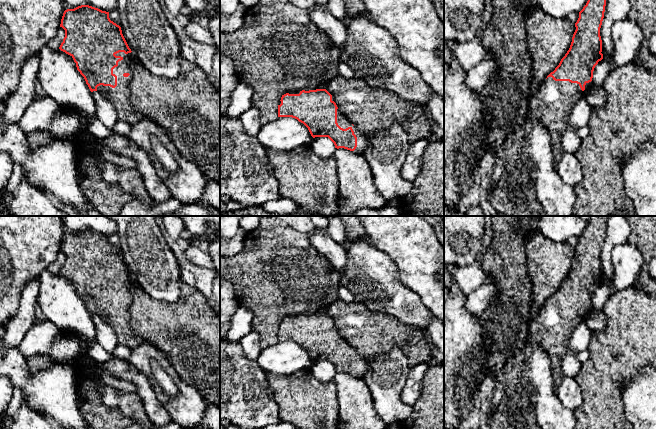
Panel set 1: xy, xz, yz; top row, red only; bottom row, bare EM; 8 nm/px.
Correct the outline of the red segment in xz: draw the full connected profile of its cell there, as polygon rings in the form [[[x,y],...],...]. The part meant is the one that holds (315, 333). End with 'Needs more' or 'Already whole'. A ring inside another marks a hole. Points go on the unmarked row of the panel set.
[[[326,313],[286,317],[278,329],[278,341],[292,341],[303,347],[311,360],[328,361],[335,372],[344,372],[363,378],[368,370],[368,360],[360,356],[338,333]]]. Needs more

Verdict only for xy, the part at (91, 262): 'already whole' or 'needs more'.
needs more

